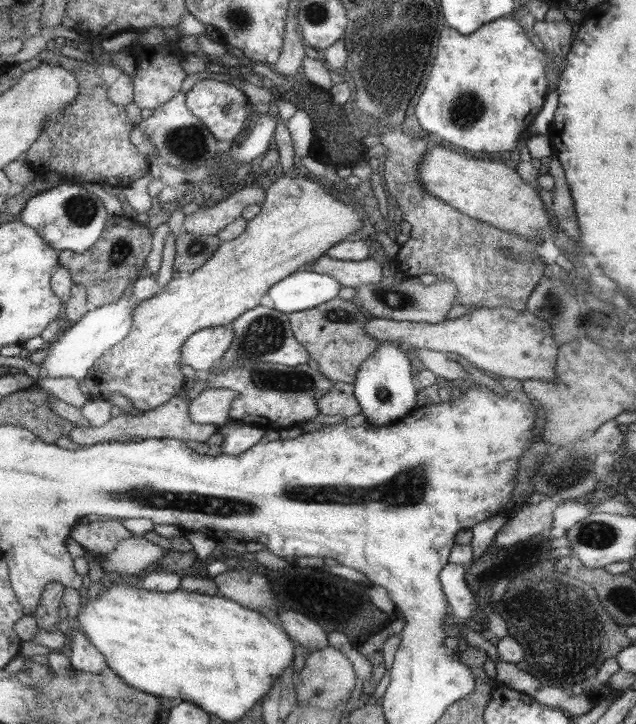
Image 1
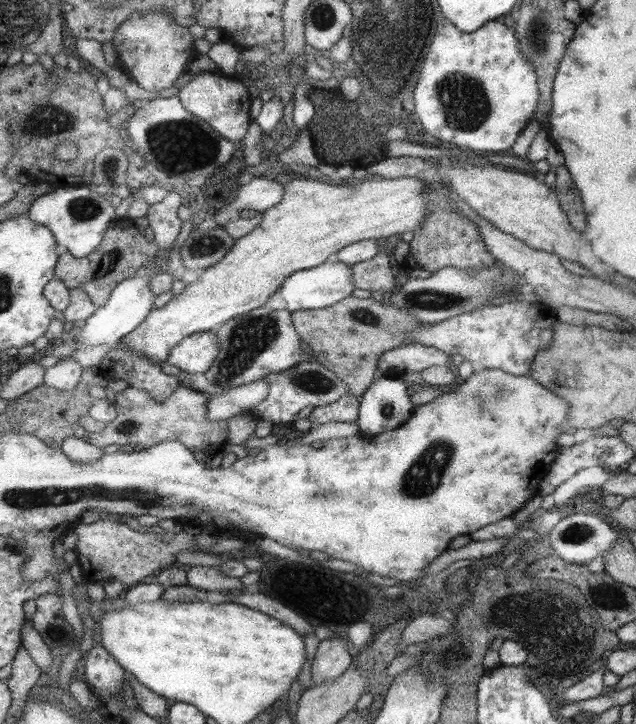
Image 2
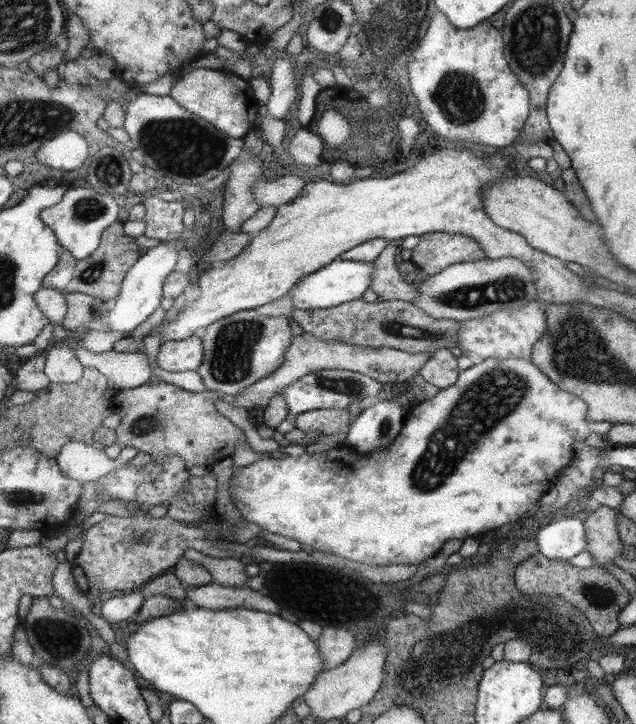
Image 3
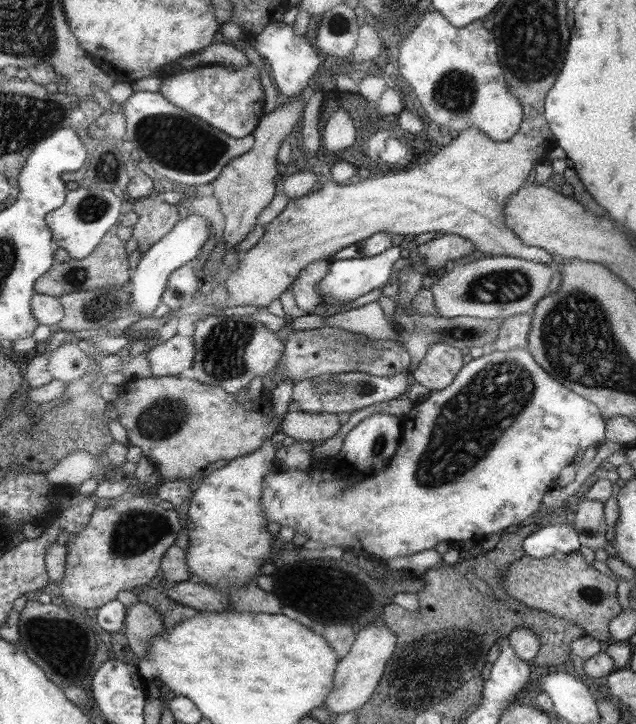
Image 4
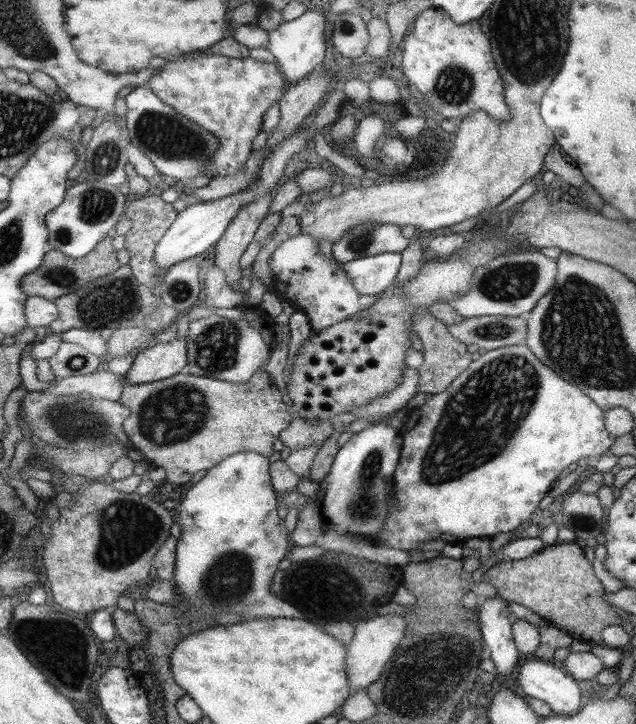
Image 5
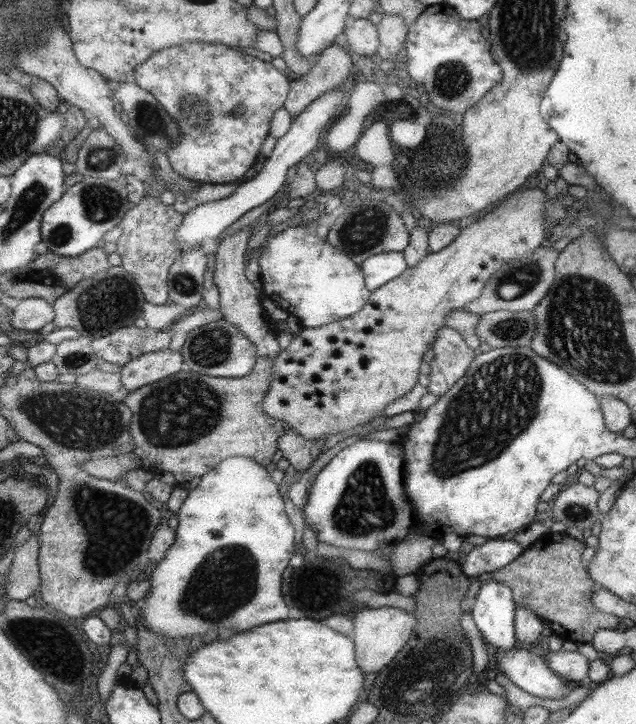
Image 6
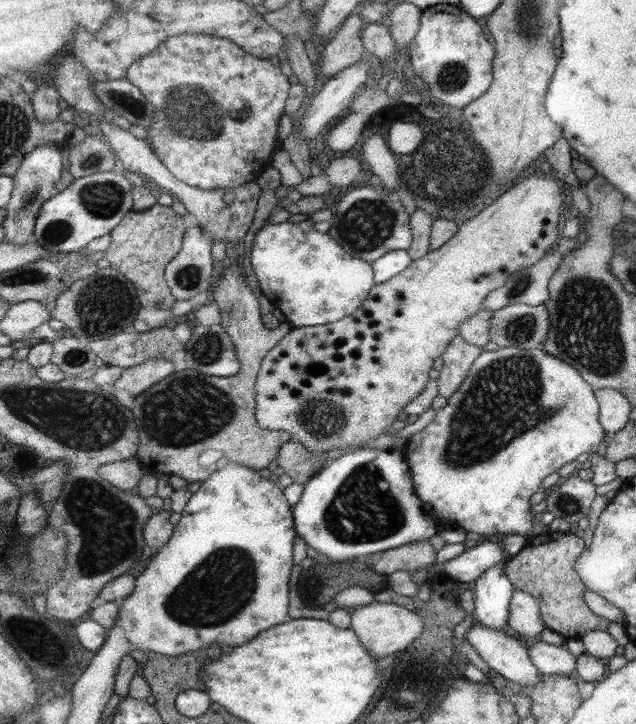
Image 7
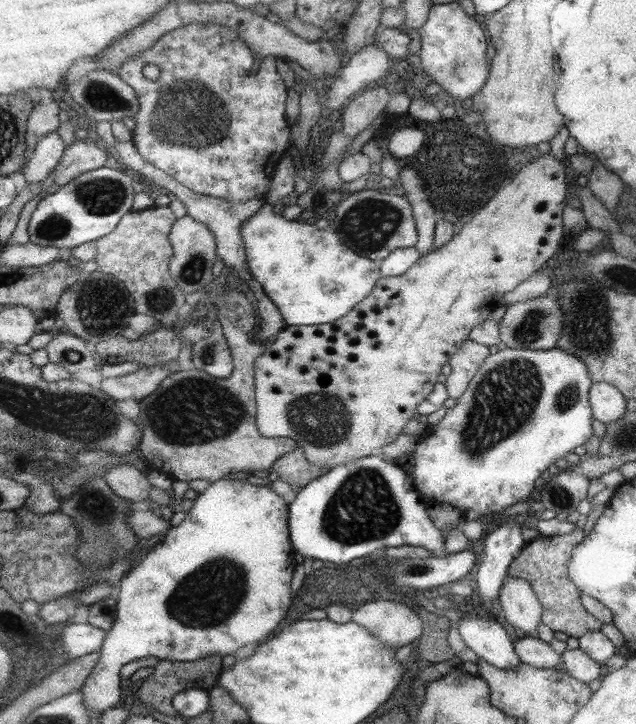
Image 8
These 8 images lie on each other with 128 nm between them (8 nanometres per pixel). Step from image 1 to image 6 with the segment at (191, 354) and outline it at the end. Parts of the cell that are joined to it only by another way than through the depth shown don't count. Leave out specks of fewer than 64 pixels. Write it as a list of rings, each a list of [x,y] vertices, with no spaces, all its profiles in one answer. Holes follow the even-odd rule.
[[[163,350],[145,353],[130,360],[119,369],[122,387],[132,392],[163,378],[172,376],[185,368],[180,351]]]

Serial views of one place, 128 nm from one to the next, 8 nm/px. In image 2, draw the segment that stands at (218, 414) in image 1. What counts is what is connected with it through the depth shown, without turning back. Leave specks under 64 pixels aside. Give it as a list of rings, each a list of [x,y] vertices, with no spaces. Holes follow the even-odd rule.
[[[259,380],[256,383],[243,384],[220,394],[211,394],[206,398],[206,414],[210,420],[226,420],[237,414],[250,411],[255,405],[265,399],[266,383]]]

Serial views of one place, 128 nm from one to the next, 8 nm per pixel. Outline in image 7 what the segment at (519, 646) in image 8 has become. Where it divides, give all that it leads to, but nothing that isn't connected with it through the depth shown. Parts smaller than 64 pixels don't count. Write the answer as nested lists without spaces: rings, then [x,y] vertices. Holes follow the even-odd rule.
[[[537,641],[527,648],[529,659],[540,674],[564,676],[575,670],[575,658],[567,649],[544,643]]]

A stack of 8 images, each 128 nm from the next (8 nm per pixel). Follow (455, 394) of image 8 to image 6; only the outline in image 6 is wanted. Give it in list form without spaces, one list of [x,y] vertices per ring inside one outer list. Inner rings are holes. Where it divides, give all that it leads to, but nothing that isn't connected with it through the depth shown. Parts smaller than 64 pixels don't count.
[[[444,326],[435,335],[431,347],[435,359],[429,365],[428,392],[432,395],[446,394],[459,378],[463,377],[471,361],[476,357],[473,349],[465,345],[463,337],[452,328]]]

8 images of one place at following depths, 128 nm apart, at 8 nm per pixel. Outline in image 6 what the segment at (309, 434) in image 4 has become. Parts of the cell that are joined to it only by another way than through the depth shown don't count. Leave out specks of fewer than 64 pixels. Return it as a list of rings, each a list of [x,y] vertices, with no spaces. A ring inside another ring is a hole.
[[[290,430],[277,440],[276,449],[281,451],[281,457],[296,471],[305,472],[317,458],[324,441],[325,439],[304,440],[297,432]]]

